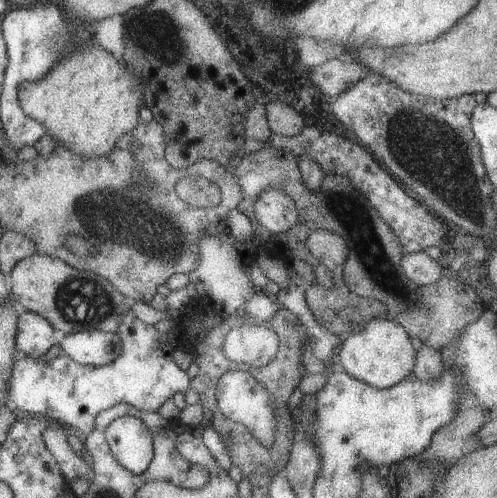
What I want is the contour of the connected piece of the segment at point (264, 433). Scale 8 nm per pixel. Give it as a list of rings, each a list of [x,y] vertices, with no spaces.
[[[239,370],[224,372],[217,381],[214,392],[216,407],[229,420],[241,423],[265,448],[273,446],[275,440],[275,404],[271,394],[250,373]]]

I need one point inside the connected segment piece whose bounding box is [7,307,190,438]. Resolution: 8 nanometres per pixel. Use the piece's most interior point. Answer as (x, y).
(144, 375)

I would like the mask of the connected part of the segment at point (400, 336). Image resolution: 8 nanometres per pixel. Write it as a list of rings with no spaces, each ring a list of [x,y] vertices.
[[[374,318],[365,324],[363,330],[350,332],[342,340],[337,352],[340,360],[338,368],[373,388],[384,389],[402,381],[412,372],[416,346],[402,326],[389,319]]]

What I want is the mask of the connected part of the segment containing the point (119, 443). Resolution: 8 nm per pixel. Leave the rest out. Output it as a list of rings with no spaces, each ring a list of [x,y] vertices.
[[[131,415],[115,418],[105,428],[105,440],[114,459],[133,474],[141,474],[152,454],[152,438],[147,426]]]

